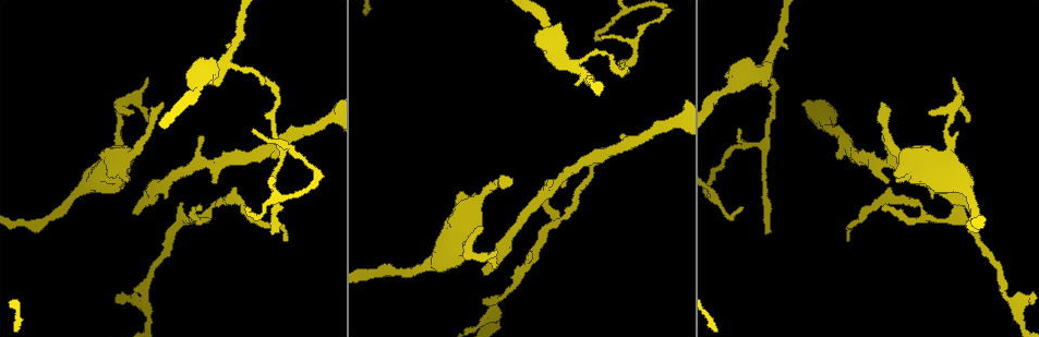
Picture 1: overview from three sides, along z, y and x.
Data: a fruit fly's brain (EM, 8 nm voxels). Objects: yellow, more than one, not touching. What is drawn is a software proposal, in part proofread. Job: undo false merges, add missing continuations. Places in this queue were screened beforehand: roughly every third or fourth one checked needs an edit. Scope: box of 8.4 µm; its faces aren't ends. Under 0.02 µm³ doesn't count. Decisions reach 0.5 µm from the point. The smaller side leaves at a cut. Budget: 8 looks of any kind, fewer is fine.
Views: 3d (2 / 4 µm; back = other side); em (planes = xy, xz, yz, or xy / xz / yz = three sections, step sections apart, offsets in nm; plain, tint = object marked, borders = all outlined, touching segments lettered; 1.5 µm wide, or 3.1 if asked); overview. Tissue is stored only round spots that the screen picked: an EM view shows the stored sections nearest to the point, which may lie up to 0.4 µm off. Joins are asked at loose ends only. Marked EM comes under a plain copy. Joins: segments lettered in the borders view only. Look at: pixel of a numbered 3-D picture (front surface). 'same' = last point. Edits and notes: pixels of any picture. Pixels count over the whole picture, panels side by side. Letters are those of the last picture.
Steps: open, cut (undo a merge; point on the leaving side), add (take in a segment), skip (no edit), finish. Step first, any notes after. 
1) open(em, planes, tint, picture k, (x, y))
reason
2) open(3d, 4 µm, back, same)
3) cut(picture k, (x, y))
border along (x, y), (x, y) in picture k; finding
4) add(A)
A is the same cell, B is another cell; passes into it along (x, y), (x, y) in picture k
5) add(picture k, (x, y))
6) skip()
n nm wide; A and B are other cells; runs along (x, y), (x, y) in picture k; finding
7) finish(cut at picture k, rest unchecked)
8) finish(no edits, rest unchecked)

open(em, planes, borders, picture 1, (737, 130))
an open end

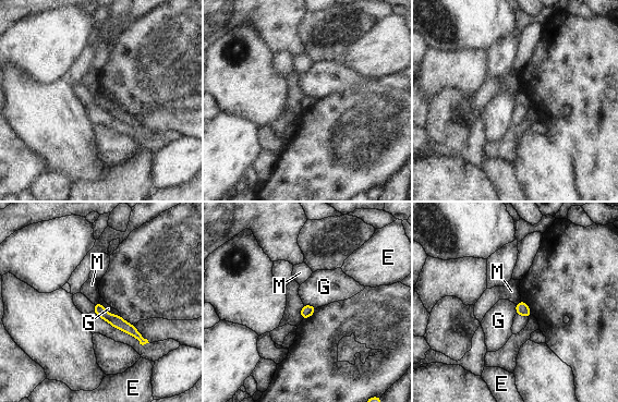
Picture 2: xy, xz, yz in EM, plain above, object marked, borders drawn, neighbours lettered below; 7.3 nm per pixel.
skip()
E, G and M are other cells; runs along (96, 306), (143, 341) in picture 2; no lettered segment goes on from it

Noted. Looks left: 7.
open(em, xy, step 4, tint, picture 1, (849, 239))
tapers out

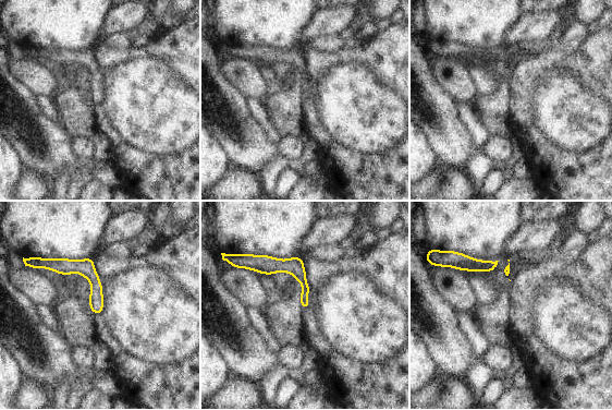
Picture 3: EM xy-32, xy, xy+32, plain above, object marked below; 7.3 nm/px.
open(em, planes, borders, same)

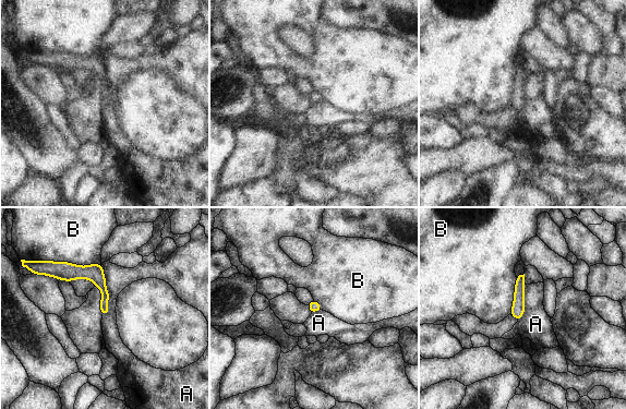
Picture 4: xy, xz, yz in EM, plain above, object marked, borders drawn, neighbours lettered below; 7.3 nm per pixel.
skip()
A and B are other cells; border along (101, 264), (110, 310), (103, 316) in picture 4; no lettered segment goes on from it

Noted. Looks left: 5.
open(em, planes, borders, picture 1, (485, 270))
end of a long branch

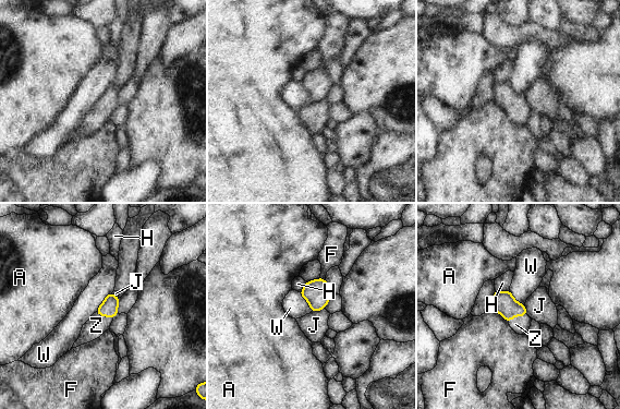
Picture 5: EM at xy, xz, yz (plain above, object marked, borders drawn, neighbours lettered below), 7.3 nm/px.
add(Z)
W touches over 200 nm; Z is the same cell, A, F, H, J and W are other cells; the cell continues

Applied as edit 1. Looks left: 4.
finish(add at picture 5, rest unchecked)

